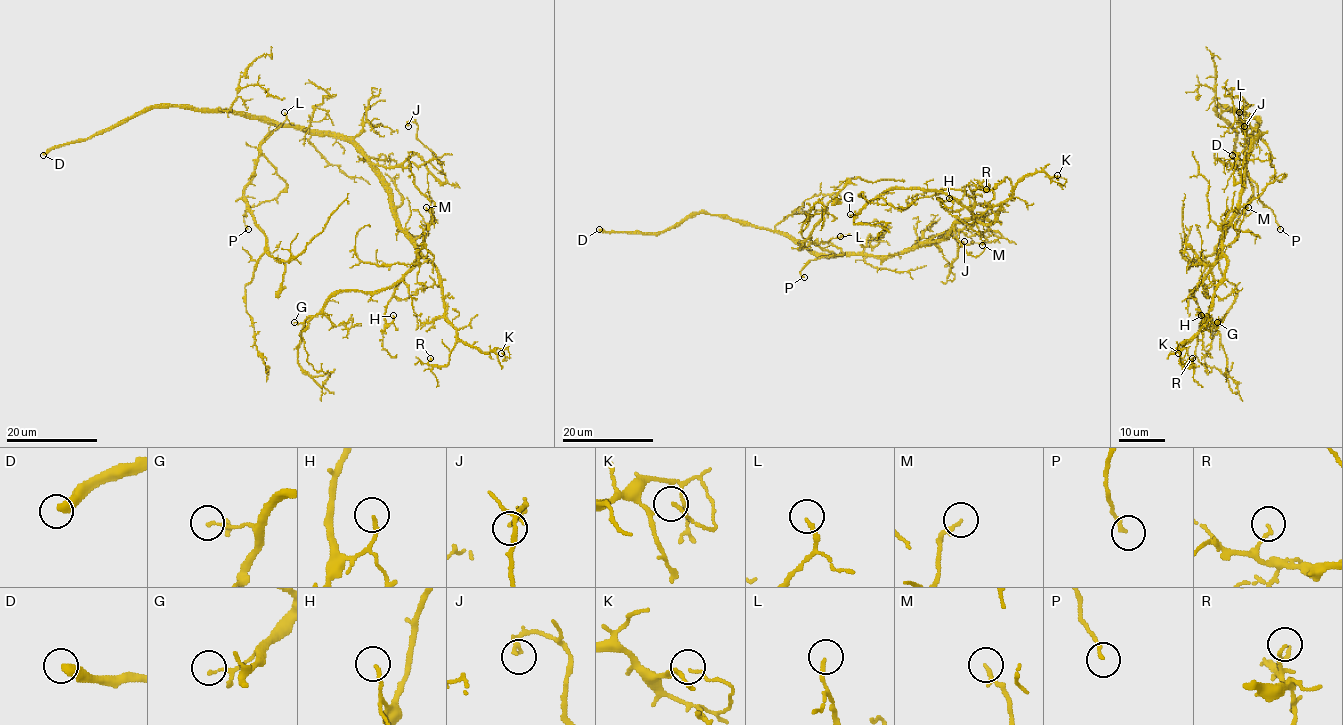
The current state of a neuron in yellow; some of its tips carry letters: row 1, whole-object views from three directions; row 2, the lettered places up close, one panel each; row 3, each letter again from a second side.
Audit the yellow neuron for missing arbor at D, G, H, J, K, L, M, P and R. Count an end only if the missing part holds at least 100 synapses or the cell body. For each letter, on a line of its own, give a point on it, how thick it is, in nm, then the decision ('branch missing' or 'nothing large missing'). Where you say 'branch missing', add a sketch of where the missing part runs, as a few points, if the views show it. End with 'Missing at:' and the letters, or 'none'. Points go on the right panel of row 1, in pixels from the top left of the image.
D: place (1232, 155); calibre 400 nm; branch missing; course (1232, 155), (1224, 186), (1228, 214), (1276, 274), (1284, 324), (1303, 361), (1287, 370), (1284, 353)
G: place (1217, 322); calibre 90 nm; nothing large missing
H: place (1201, 315); calibre 160 nm; nothing large missing
J: place (1244, 126); calibre 180 nm; nothing large missing
K: place (1178, 353); calibre 110 nm; nothing large missing
L: place (1239, 112); calibre 160 nm; nothing large missing
M: place (1248, 207); calibre 160 nm; nothing large missing
P: place (1280, 229); calibre 160 nm; nothing large missing
R: place (1192, 358); calibre 130 nm; nothing large missing
Missing at: D

